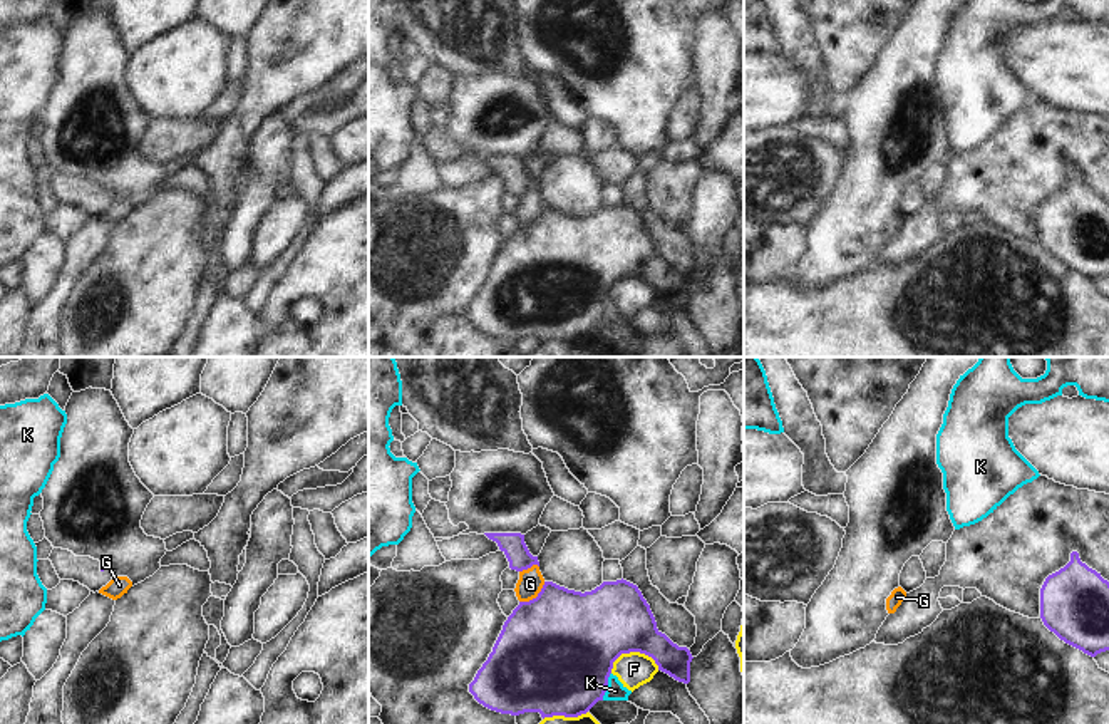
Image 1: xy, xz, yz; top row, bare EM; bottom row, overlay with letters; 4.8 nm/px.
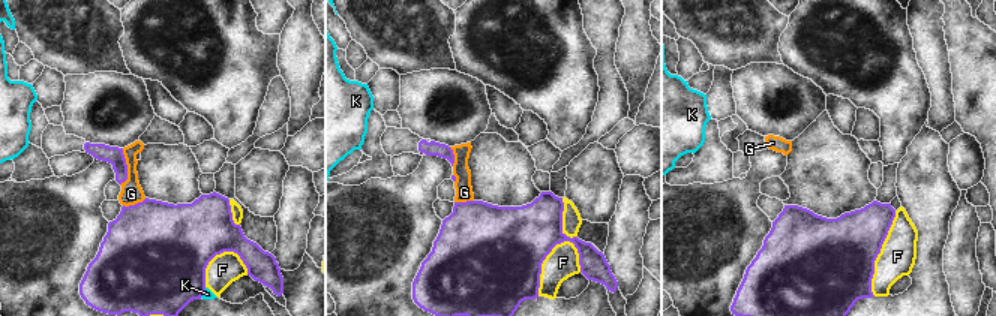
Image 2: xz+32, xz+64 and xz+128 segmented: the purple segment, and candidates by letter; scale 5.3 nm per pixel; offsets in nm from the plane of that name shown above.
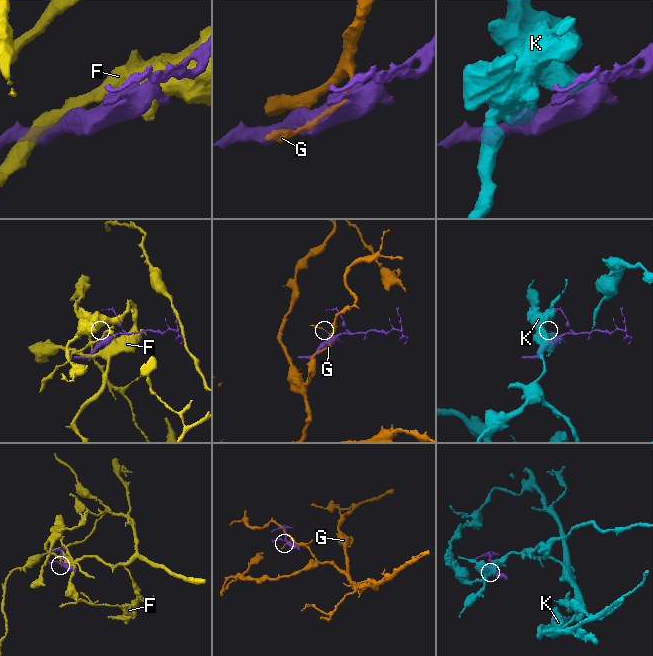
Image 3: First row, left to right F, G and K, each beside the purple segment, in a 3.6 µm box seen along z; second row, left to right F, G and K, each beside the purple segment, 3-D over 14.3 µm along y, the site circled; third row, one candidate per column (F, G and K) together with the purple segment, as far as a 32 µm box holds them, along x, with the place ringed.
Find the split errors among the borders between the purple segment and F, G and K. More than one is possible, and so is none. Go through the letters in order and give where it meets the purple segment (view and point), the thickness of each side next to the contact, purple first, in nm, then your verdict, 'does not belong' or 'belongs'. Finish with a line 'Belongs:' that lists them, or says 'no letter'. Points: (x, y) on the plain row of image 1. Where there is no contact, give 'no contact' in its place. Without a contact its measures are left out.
F: xz (632, 275) | 400/170 nm | does not belong
G: xz (536, 222) | 500/120 nm | does not belong
K: xz (607, 309) | 480/90 nm | does not belong
Belongs: no letter

